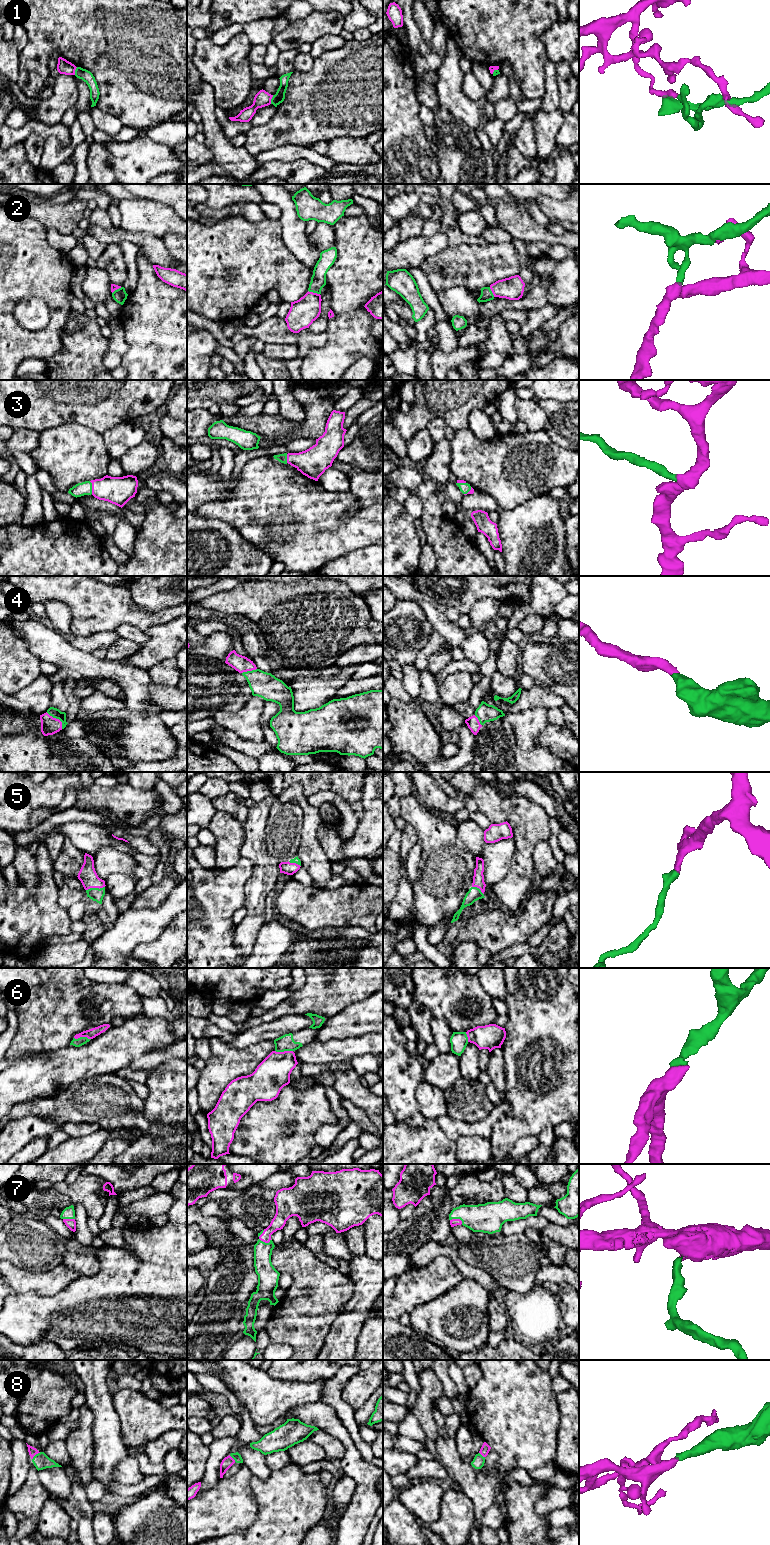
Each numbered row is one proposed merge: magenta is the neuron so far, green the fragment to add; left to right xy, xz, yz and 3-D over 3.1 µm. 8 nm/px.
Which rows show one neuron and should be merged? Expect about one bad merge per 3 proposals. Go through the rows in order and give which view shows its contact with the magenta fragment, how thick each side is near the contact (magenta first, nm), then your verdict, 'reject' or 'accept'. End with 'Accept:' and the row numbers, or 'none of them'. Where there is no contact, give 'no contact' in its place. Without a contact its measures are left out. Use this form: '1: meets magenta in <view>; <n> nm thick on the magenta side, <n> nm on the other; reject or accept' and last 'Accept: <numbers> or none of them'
1: meets magenta in xz; 120 nm thick on the magenta side, 90 nm on the other; reject
2: meets magenta in xz; 220 nm thick on the magenta side, 130 nm on the other; reject
3: meets magenta in xy; 220 nm thick on the magenta side, 110 nm on the other; accept
4: meets magenta in xy; 140 nm thick on the magenta side, 80 nm on the other; accept
5: meets magenta in xy; 150 nm thick on the magenta side, 110 nm on the other; accept
6: meets magenta in xz; 280 nm thick on the magenta side, 130 nm on the other; accept
7: meets magenta in yz; 60 nm thick on the magenta side, 240 nm on the other; accept
8: meets magenta in xy; 70 nm thick on the magenta side, 130 nm on the other; accept
Accept: 3, 4, 5, 6, 7, 8

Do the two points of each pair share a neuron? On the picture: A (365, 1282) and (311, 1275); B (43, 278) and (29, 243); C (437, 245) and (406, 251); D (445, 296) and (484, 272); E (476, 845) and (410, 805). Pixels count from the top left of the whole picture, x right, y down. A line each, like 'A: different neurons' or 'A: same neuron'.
A: different neurons
B: same neuron
C: same neuron
D: different neurons
E: different neurons

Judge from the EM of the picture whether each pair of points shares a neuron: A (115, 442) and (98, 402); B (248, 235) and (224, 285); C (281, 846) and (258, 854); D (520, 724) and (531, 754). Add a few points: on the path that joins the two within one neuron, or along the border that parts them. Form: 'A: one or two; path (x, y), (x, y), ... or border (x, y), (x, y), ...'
A: two; border (123, 422), (115, 424), (102, 434)
B: one; path (246, 249), (246, 271), (238, 279)
C: two; border (265, 828), (266, 852), (280, 862)
D: one; path (525, 731), (525, 747)

